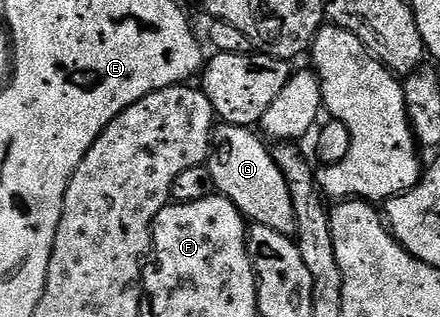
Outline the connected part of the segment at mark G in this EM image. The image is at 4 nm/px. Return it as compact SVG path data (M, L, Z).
M222 124L215 129L214 141L210 143L210 157L207 158L214 189L232 200L247 221L272 228L281 234L293 235L296 232L295 216L287 181L275 164L271 147L266 147L267 143L254 133L248 126Z

